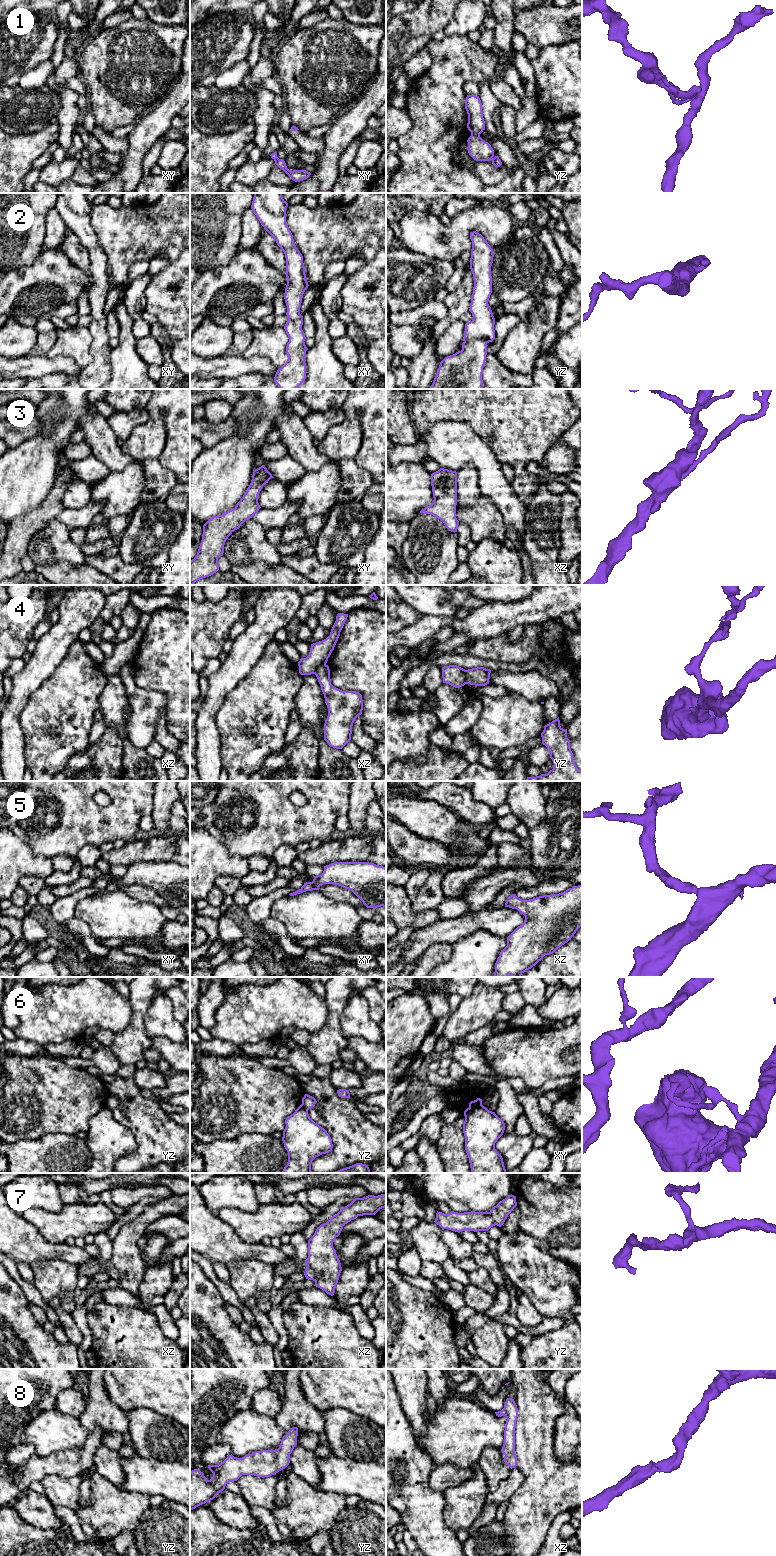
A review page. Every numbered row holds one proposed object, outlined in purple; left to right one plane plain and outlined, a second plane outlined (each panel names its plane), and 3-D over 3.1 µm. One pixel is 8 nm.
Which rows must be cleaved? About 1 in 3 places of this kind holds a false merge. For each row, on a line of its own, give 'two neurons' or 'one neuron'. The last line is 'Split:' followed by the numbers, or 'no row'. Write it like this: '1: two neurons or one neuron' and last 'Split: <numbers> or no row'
1: one neuron
2: one neuron
3: one neuron
4: two neurons
5: one neuron
6: two neurons
7: one neuron
8: one neuron
Split: 4, 6

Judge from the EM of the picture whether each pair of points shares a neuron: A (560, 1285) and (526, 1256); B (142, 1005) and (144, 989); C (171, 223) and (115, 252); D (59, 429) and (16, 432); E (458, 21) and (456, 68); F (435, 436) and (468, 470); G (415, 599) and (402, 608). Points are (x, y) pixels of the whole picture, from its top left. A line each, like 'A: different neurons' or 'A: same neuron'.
A: same neuron
B: same neuron
C: same neuron
D: different neurons
E: different neurons
F: different neurons
G: different neurons

